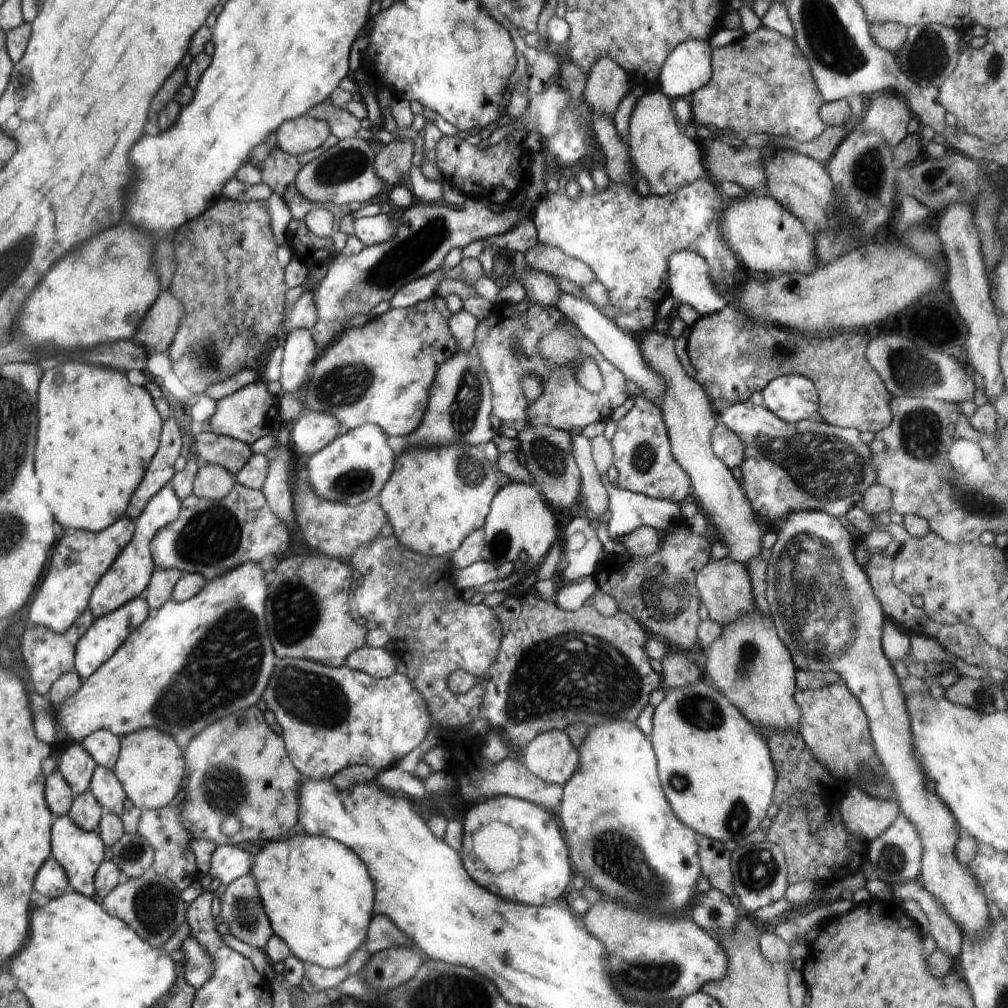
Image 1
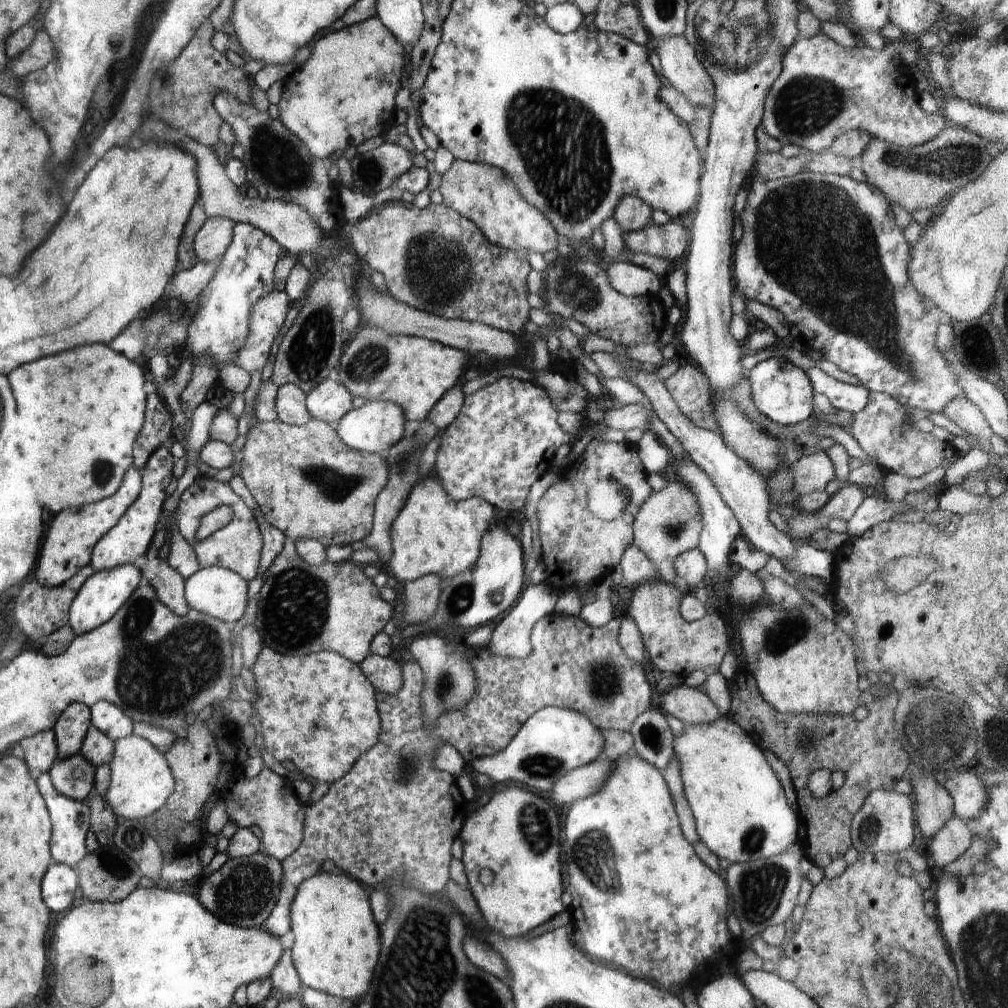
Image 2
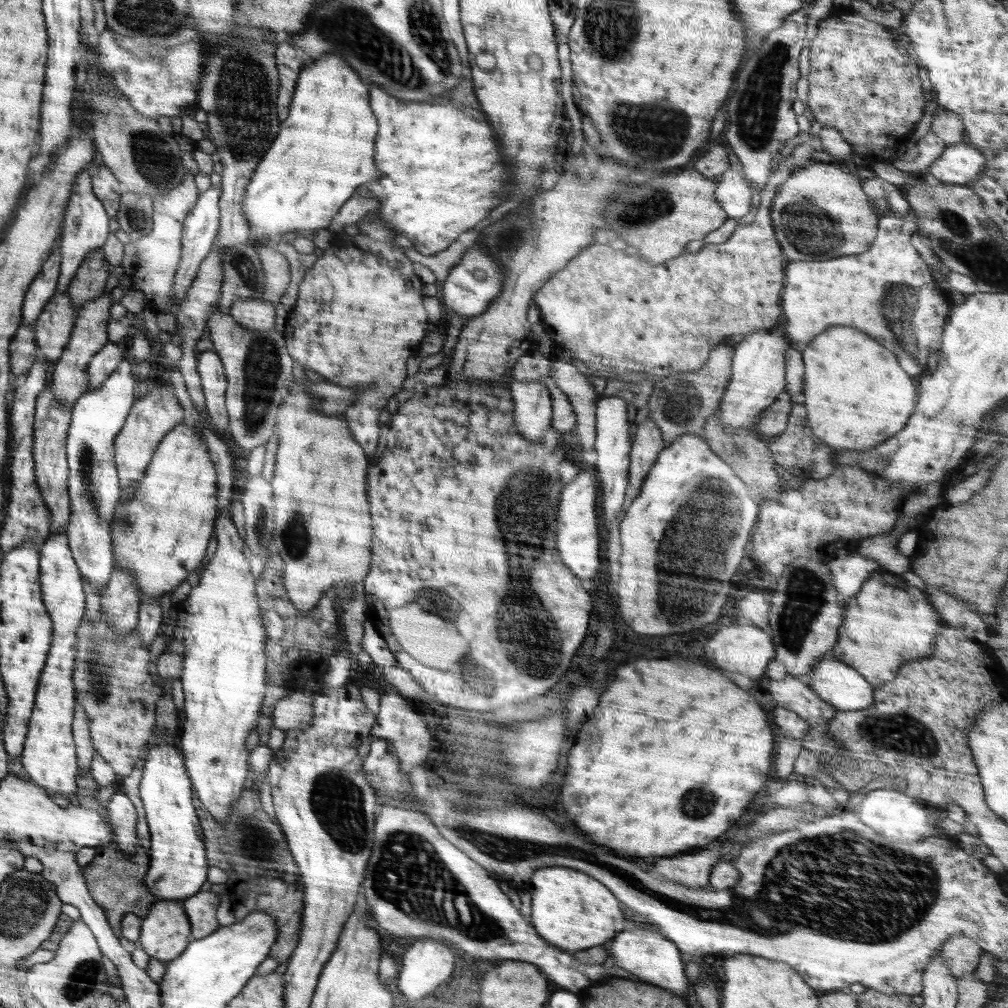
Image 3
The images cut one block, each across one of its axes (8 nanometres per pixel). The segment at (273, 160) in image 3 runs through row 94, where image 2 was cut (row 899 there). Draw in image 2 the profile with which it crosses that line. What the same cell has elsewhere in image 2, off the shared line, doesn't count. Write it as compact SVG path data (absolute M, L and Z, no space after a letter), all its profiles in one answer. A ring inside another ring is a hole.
M322 870L314 876L309 876L298 886L290 905L291 930L295 940L291 955L304 986L356 1003L366 994L380 952L380 934L374 924L368 898L363 884L356 879L345 874L329 874Z

